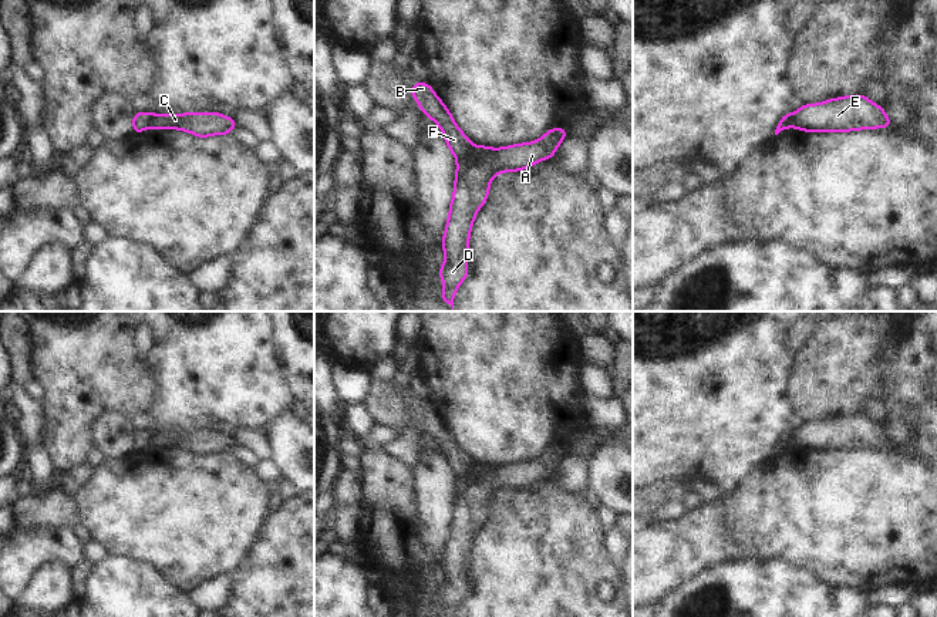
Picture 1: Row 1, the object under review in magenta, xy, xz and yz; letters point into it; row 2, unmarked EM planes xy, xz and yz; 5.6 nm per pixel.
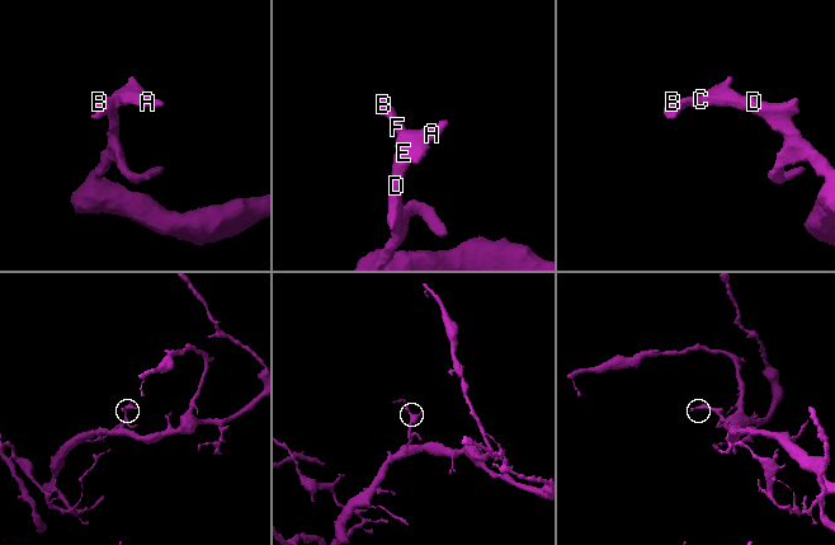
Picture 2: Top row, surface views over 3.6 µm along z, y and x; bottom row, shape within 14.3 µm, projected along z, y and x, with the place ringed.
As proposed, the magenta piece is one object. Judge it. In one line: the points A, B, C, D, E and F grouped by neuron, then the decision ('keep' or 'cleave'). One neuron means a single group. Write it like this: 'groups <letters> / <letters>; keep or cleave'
groups A C D E / B F; cleave

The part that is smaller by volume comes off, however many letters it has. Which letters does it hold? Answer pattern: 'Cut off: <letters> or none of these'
Cut off: B, F.

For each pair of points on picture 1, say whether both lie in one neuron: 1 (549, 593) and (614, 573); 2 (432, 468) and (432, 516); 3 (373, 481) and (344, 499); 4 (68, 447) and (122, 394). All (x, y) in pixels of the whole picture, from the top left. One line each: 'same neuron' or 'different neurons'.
1: same neuron
2: same neuron
3: different neurons
4: same neuron

